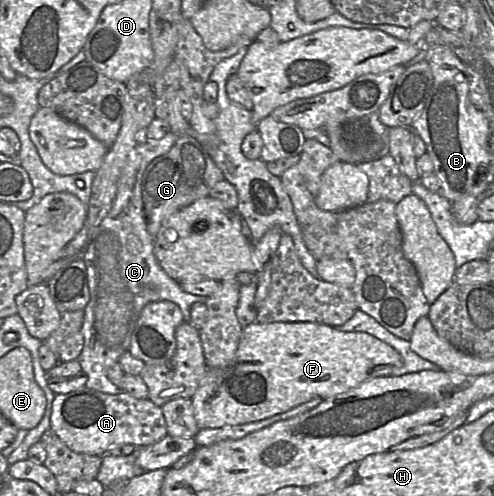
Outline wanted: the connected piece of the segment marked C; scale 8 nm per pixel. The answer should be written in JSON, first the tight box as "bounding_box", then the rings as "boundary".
{"bounding_box":[77,132,208,395],"boundary":[[[169,132],[164,138],[135,145],[121,171],[110,211],[86,239],[82,260],[87,267],[90,300],[84,308],[85,317],[80,331],[84,345],[77,360],[87,375],[87,388],[113,395],[122,392],[108,379],[107,371],[129,350],[136,322],[147,303],[171,301],[180,307],[183,321],[190,322],[192,305],[204,303],[208,297],[183,291],[180,284],[166,274],[154,255],[153,239],[146,226],[141,193],[144,171],[153,159],[167,153],[177,139],[174,133]]]}

